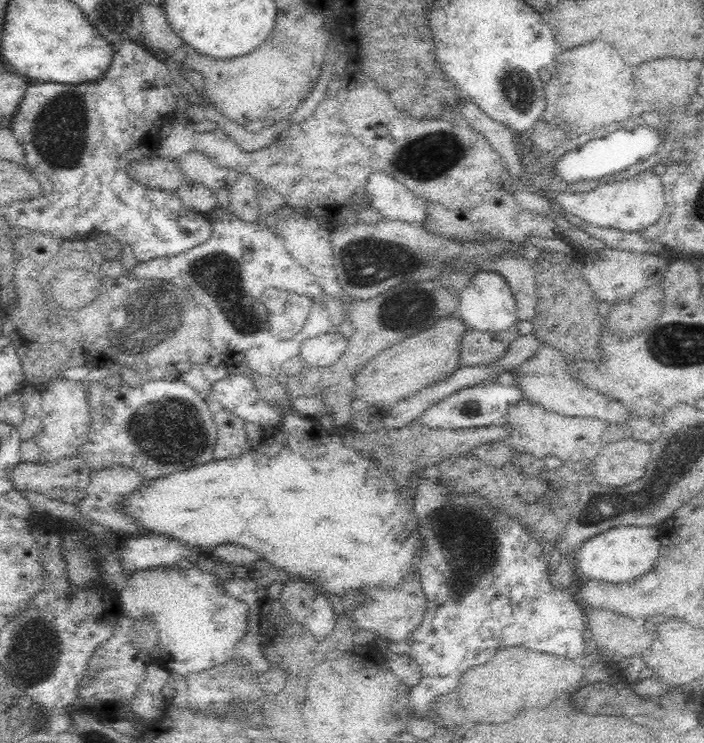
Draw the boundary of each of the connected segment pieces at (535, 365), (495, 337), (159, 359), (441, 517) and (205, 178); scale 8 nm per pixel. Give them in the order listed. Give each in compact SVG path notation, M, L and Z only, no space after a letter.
M545 340L540 342L540 350L528 358L526 362L514 367L514 380L518 383L521 392L528 401L534 401L549 411L562 416L596 416L606 422L627 422L632 412L628 411L624 405L616 400L611 400L606 395L582 385L575 374L573 368L567 364L568 359L557 350L545 344Z
M516 325L496 332L469 328L460 342L460 364L462 367L492 364L519 336Z
M98 274L102 284L99 294L94 300L79 309L63 309L66 316L74 318L78 322L78 334L82 336L82 346L72 348L70 368L66 368L58 374L59 379L70 379L79 383L98 382L103 380L88 380L92 366L104 366L108 368L108 388L116 386L128 386L128 388L140 388L146 382L155 380L180 379L181 374L188 372L194 363L210 363L218 365L224 358L224 354L212 353L209 343L210 311L202 303L191 299L185 292L180 292L166 281L140 283L132 275L130 278L123 274L114 280Z
M419 478L419 483L416 487L416 496L414 496L414 516L420 524L418 532L420 532L420 554L414 558L414 564L418 566L418 572L420 572L420 578L422 578L422 590L428 598L428 608L424 613L423 621L408 635L407 639L401 641L388 641L386 647L388 651L394 654L408 654L420 665L422 671L421 679L418 684L411 686L407 707L411 716L414 718L427 718L434 716L437 710L440 708L445 696L454 690L460 682L460 676L472 668L472 666L480 666L480 664L486 664L488 660L494 658L496 650L502 648L502 646L524 646L524 648L530 648L530 650L538 650L538 652L546 652L546 654L554 654L556 656L568 658L572 661L579 661L584 654L591 650L590 644L587 642L584 634L586 631L586 613L585 608L578 602L575 596L574 586L568 586L559 590L552 585L550 581L550 570L548 569L548 560L544 559L543 544L541 542L492 542L492 538L532 538L530 532L525 530L525 525L520 522L518 517L510 518L510 513L504 510L498 510L490 504L490 500L482 498L478 491L474 494L458 493L452 489L454 484L445 484L442 478Z
M193 150L174 159L184 179L200 182L214 192L220 188L229 188L234 182L237 172L220 166L200 151Z

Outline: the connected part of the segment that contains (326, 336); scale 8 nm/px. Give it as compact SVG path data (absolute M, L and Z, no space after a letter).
M337 331L326 332L302 342L300 354L307 370L330 367L348 350L348 338Z

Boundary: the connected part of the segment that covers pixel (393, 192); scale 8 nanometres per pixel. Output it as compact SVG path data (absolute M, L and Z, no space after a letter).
M374 172L366 184L371 208L379 211L384 219L409 223L422 223L426 220L424 200L393 176Z

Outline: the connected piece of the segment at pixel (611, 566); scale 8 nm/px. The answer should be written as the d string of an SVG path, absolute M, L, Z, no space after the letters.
M620 526L592 536L574 552L574 566L578 578L609 583L628 582L652 570L659 555L660 541L656 526Z

